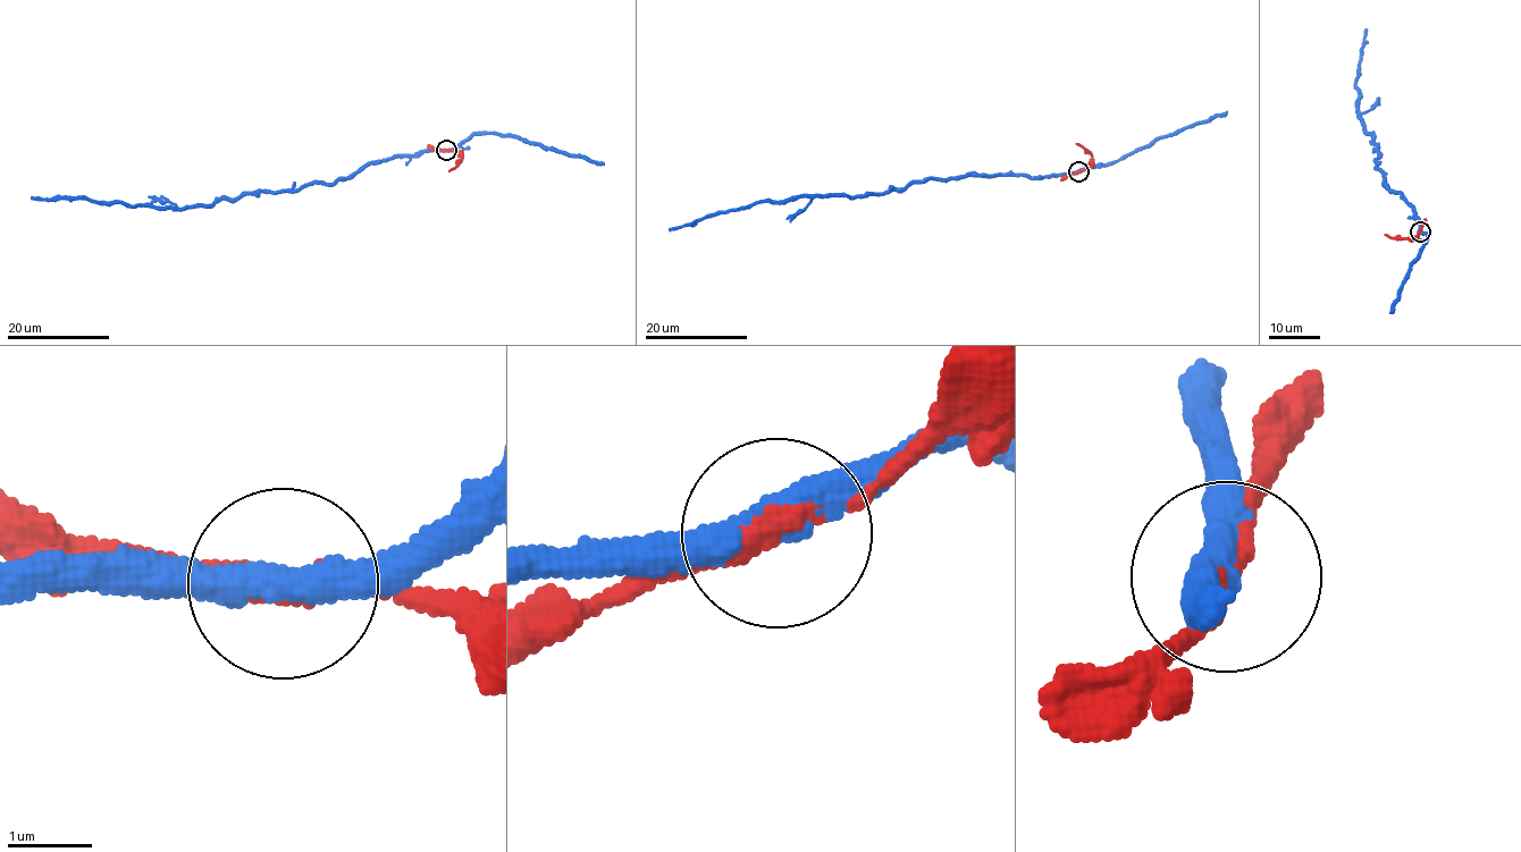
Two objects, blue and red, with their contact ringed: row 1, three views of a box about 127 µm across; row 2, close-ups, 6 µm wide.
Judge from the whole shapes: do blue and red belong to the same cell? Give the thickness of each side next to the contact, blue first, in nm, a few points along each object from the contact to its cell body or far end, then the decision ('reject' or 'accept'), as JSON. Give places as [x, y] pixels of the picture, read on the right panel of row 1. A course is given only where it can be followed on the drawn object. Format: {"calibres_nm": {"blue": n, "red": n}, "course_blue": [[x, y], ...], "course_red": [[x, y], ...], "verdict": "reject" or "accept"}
{"calibres_nm": {"blue": 400, "red": 220}, "course_blue": [[1420, 232], [1413, 208], [1402, 191], [1387, 188], [1383, 170], [1376, 169], [1377, 148], [1355, 101], [1366, 28]], "course_red": [[1420, 232], [1413, 237], [1402, 239], [1385, 235]], "verdict": "reject"}

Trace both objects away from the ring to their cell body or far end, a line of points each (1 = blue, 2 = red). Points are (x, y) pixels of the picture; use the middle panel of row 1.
1: (1080, 171), (1031, 178), (977, 175), (930, 178), (883, 193), (759, 201), (669, 229)
2: (1080, 171), (1089, 165), (1092, 152), (1076, 144)

